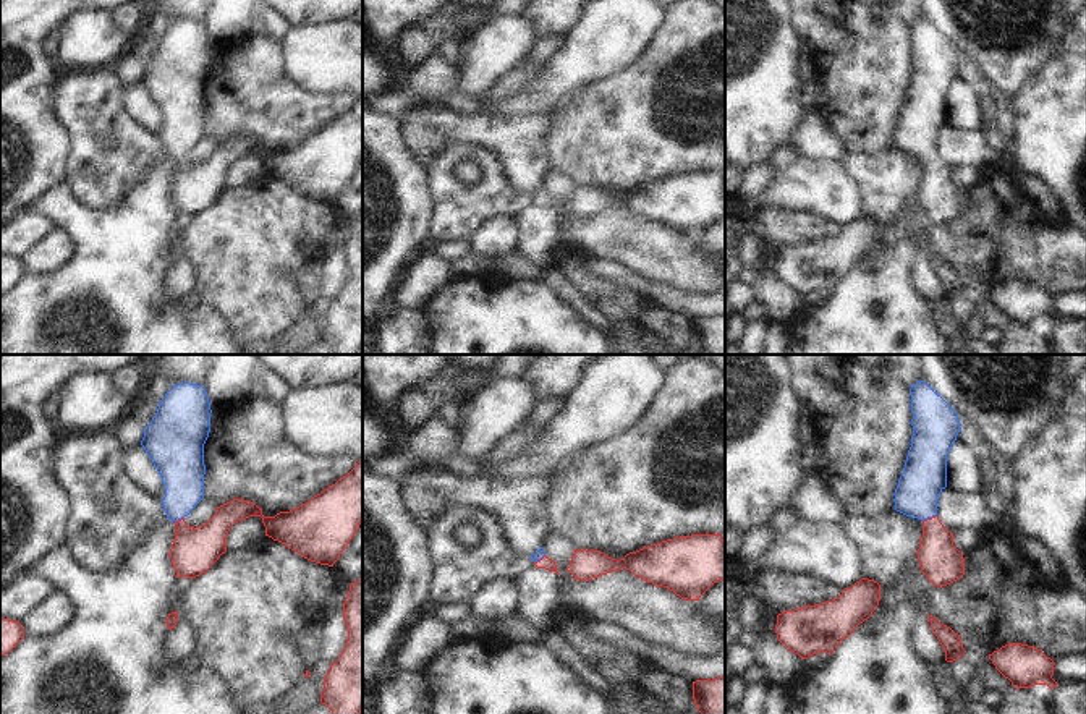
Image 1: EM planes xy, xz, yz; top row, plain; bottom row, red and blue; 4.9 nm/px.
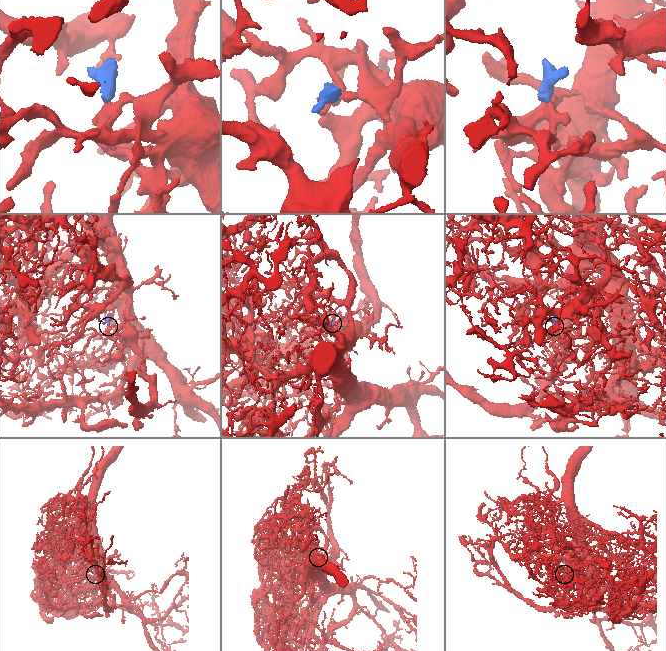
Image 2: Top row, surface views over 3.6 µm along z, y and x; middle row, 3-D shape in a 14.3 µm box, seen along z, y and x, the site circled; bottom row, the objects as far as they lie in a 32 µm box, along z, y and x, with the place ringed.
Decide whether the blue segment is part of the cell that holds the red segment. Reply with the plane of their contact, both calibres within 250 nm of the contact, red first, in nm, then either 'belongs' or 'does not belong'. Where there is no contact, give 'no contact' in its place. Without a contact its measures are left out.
contact in yz; calibres 200 and 220 nm; belongs

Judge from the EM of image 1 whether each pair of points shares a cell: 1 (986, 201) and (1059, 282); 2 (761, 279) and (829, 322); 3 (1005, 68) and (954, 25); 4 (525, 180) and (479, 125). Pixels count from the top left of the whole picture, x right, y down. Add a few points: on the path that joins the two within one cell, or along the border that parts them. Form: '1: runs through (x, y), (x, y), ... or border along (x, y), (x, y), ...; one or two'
1: runs through (1005, 220), (1047, 263); one
2: border along (806, 306), (785, 324); two
3: runs through (992, 55), (967, 33); one
4: runs through (521, 165), (494, 138); one

